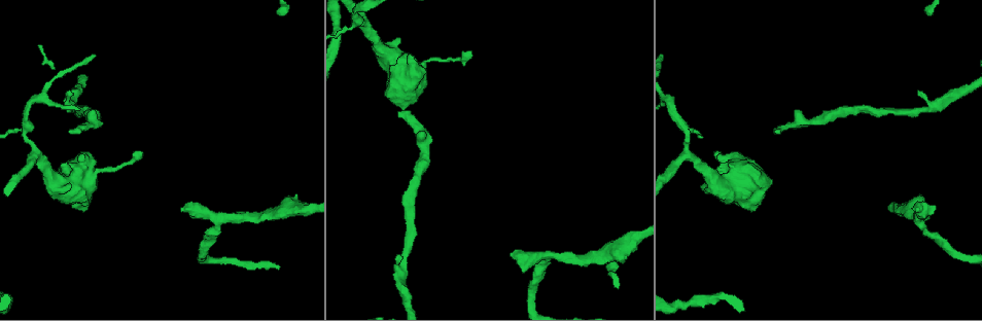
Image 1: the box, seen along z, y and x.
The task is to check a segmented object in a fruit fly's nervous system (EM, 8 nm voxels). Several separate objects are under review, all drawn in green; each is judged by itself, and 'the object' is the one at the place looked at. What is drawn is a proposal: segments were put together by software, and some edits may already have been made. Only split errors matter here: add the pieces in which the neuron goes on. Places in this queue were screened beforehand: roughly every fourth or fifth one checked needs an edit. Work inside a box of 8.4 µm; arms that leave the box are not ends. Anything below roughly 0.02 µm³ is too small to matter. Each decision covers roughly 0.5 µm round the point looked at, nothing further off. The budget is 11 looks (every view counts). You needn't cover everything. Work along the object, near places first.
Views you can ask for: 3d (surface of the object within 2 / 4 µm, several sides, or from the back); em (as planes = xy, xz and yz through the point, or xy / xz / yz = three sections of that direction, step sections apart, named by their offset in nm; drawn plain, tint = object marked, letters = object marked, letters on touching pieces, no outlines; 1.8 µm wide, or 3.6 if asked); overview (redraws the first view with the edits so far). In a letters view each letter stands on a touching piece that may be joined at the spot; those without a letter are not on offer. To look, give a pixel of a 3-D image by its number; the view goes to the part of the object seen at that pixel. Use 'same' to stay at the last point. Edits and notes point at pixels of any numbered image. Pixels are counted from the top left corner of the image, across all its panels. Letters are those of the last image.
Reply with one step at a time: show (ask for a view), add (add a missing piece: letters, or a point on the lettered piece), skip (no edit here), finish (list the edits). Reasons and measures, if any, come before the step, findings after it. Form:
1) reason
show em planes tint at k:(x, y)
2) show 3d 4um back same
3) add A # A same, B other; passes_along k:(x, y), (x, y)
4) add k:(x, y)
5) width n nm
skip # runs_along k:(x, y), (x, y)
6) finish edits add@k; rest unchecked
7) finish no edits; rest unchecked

branch stops here
show 3d 2um at 1:(918, 90)

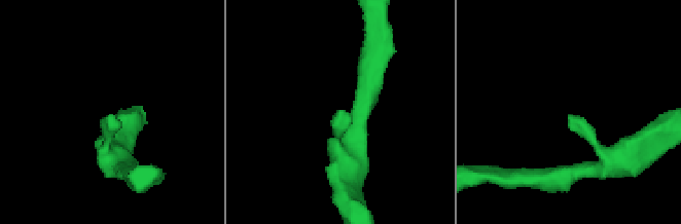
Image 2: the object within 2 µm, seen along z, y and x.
shape alone is not enough
show em planes letters at 2:(338, 111)

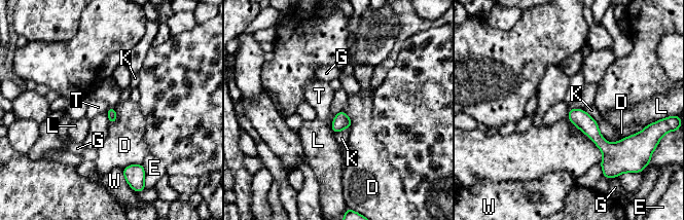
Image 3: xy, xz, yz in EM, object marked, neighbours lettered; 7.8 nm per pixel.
skip # D other, E other, G other, K other, L other, T other, W other; border 3:(569, 108), (581, 109); none of them fits

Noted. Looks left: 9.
branch stops here
show 3d 4um at 1:(513, 256)

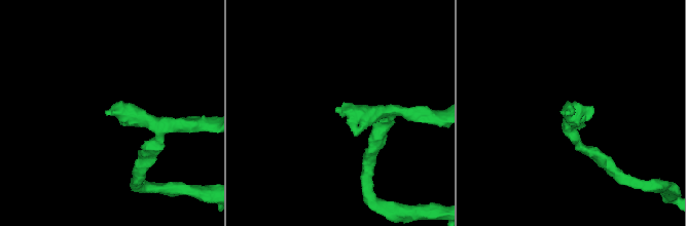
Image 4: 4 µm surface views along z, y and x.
need the tissue
show em planes letters at 4:(567, 113)

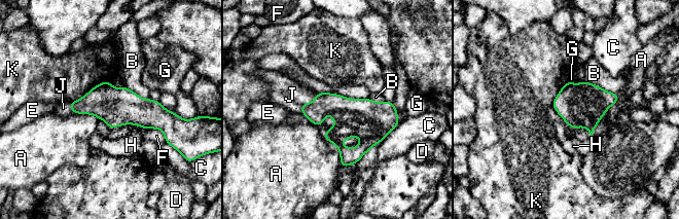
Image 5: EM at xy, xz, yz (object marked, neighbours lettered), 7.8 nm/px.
add J # A other, B other, C other, D other, E other, F other, G other, H other, J same, K other; it goes on there

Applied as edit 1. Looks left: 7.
sudden change in width
show 3d 4um at 1:(421, 64)

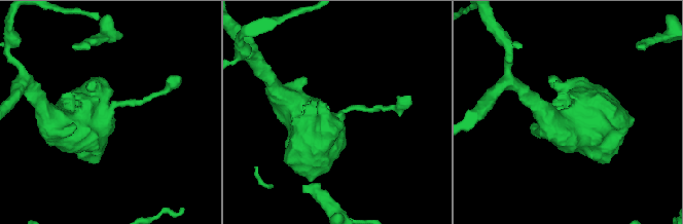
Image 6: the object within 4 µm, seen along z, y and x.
show em planes tint at 6:(106, 108)

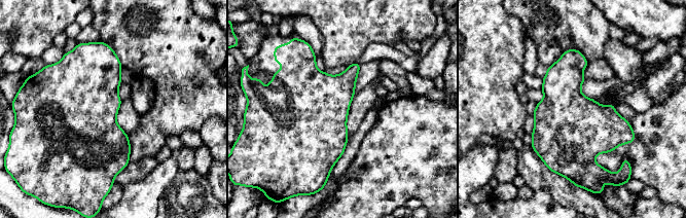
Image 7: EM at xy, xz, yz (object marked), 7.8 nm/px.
show em planes letters same

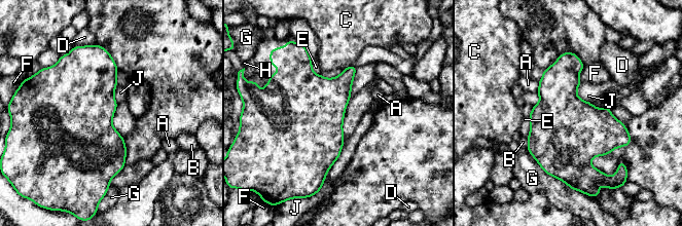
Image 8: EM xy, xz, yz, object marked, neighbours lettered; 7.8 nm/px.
skip # A other, B other, C other, D other, E other, F other, G other, H other, J other; border 8:(357, 68), (350, 95); none of them fits

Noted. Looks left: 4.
finish edits add@5; rest unchecked

